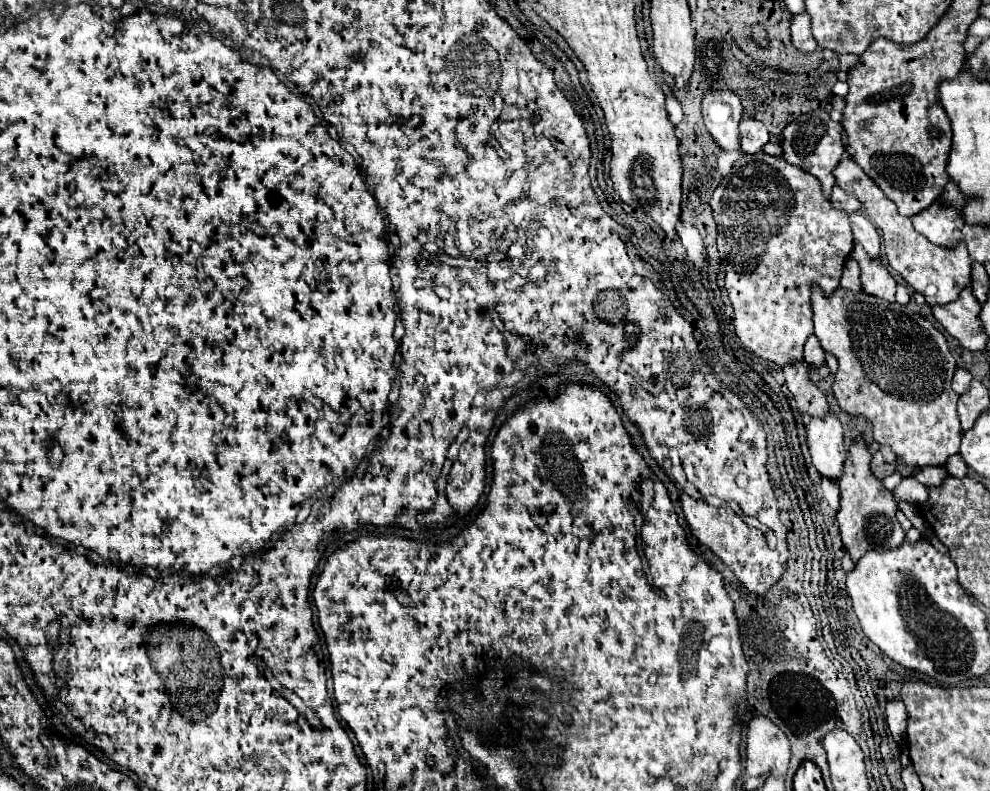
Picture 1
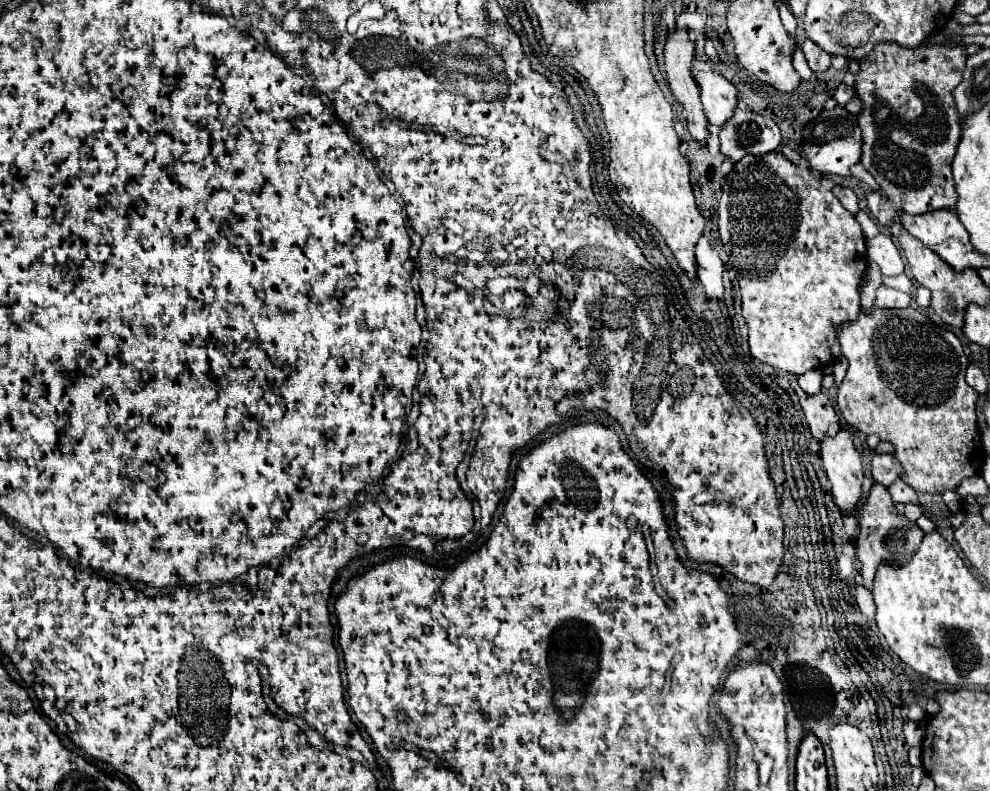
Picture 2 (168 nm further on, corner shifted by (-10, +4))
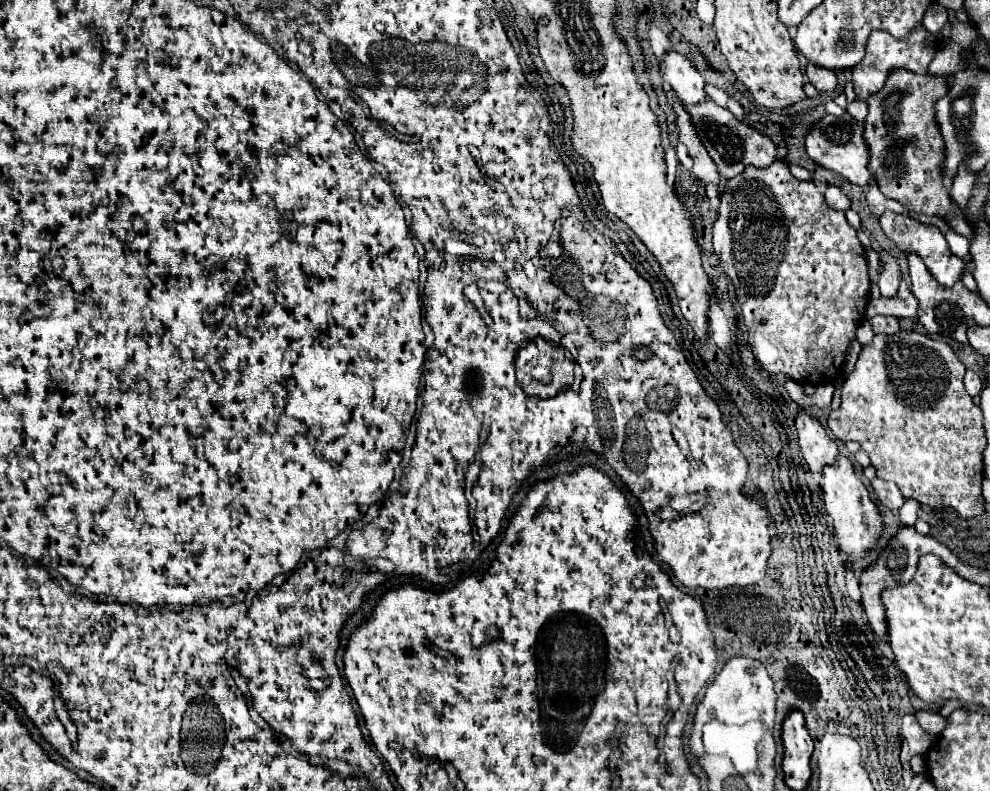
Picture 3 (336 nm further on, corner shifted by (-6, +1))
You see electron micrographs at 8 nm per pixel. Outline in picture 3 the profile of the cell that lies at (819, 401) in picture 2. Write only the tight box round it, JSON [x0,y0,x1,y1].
[795,413,837,473]

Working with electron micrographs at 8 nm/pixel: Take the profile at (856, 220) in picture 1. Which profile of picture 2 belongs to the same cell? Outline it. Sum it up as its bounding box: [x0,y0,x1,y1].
[867,234,903,276]

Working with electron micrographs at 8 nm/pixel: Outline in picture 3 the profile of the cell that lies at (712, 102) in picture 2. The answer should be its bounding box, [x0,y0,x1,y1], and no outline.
[661,51,705,103]

